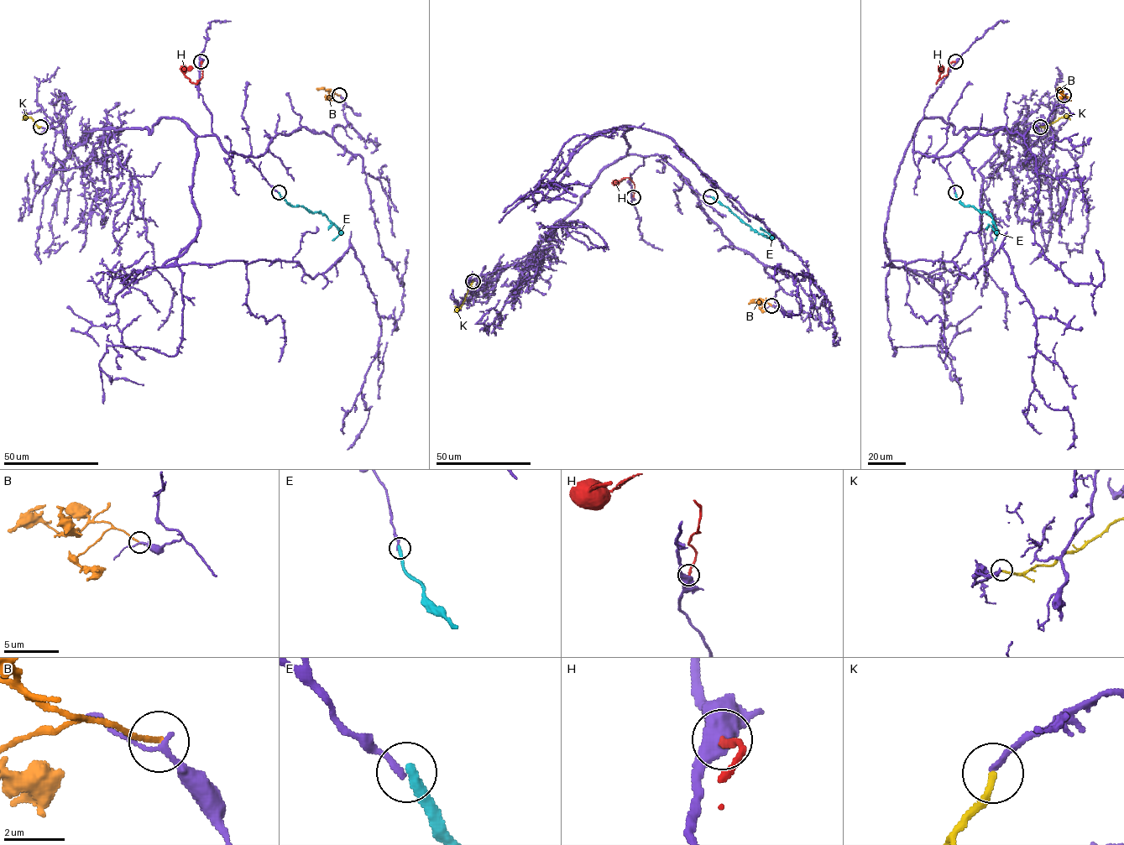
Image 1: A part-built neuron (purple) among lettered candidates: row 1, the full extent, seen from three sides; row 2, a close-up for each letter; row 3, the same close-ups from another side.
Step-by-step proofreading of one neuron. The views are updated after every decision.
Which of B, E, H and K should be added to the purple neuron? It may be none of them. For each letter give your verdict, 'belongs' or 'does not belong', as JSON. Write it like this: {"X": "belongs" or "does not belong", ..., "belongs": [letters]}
{"B": "does not belong", "E": "does not belong", "H": "does not belong", "K": "belongs", "belongs": ["K"]}

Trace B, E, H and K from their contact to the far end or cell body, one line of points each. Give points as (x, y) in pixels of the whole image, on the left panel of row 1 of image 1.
B: (340, 96), (322, 88), (316, 89)
E: (279, 192), (295, 206), (303, 206), (313, 213), (323, 213), (341, 231), (333, 224), (327, 229)
H: (201, 61), (203, 76), (196, 83), (192, 83), (184, 73), (193, 68)
K: (40, 127), (31, 117), (22, 119)

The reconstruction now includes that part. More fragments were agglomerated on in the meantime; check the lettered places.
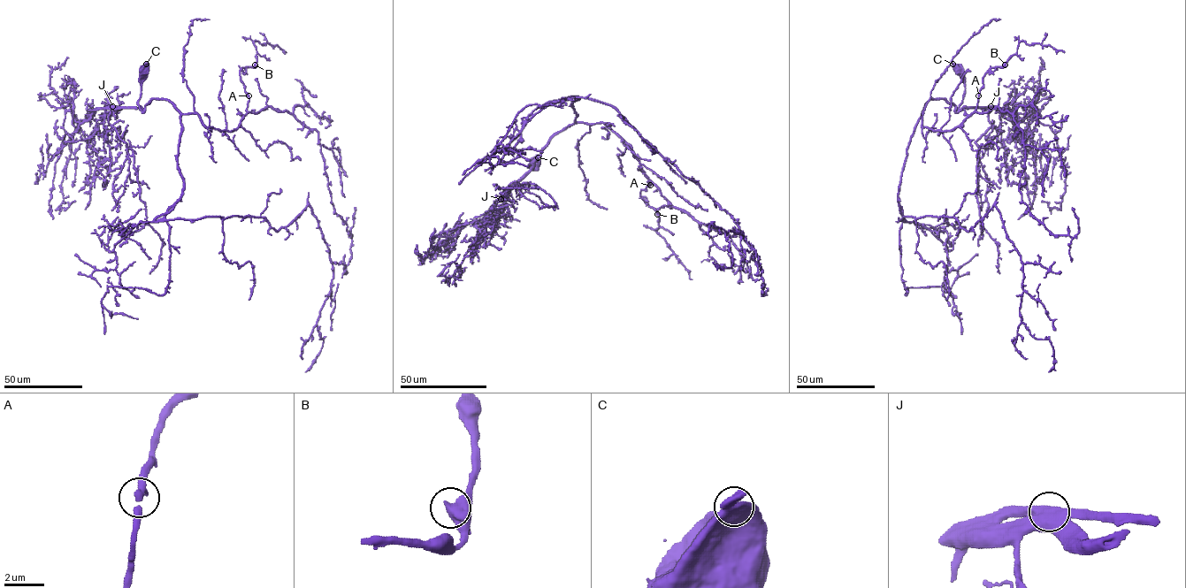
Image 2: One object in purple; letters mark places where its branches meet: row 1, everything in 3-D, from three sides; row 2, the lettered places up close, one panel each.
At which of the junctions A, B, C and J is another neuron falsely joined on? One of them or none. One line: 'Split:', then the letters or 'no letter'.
Split: no letter

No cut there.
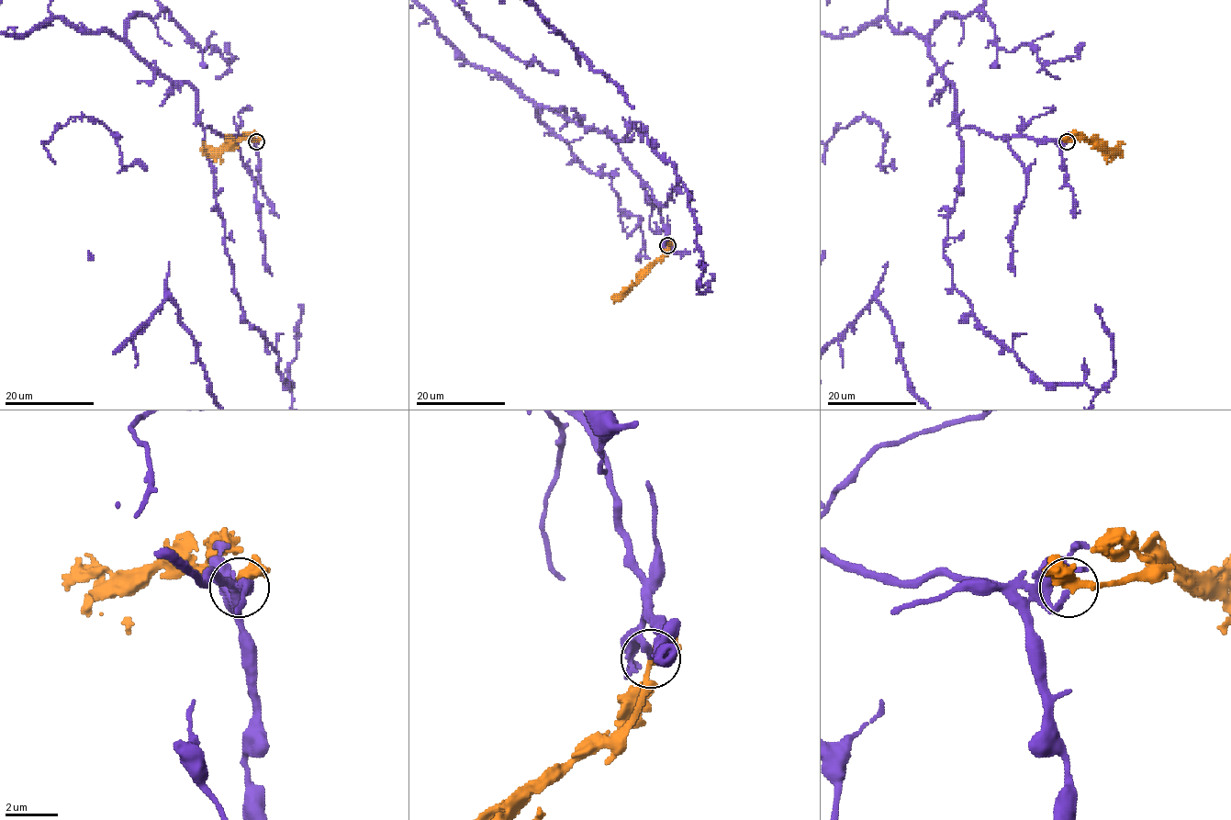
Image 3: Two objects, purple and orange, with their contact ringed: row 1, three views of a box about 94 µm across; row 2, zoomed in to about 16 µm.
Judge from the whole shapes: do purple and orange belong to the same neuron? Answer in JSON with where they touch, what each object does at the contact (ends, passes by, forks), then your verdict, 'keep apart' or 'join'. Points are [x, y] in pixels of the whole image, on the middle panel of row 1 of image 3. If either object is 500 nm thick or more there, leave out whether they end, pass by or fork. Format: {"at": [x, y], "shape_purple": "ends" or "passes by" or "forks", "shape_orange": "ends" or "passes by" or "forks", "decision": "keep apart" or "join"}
{"at": [667, 245], "shape_purple": "ends", "shape_orange": "passes by", "decision": "join"}

